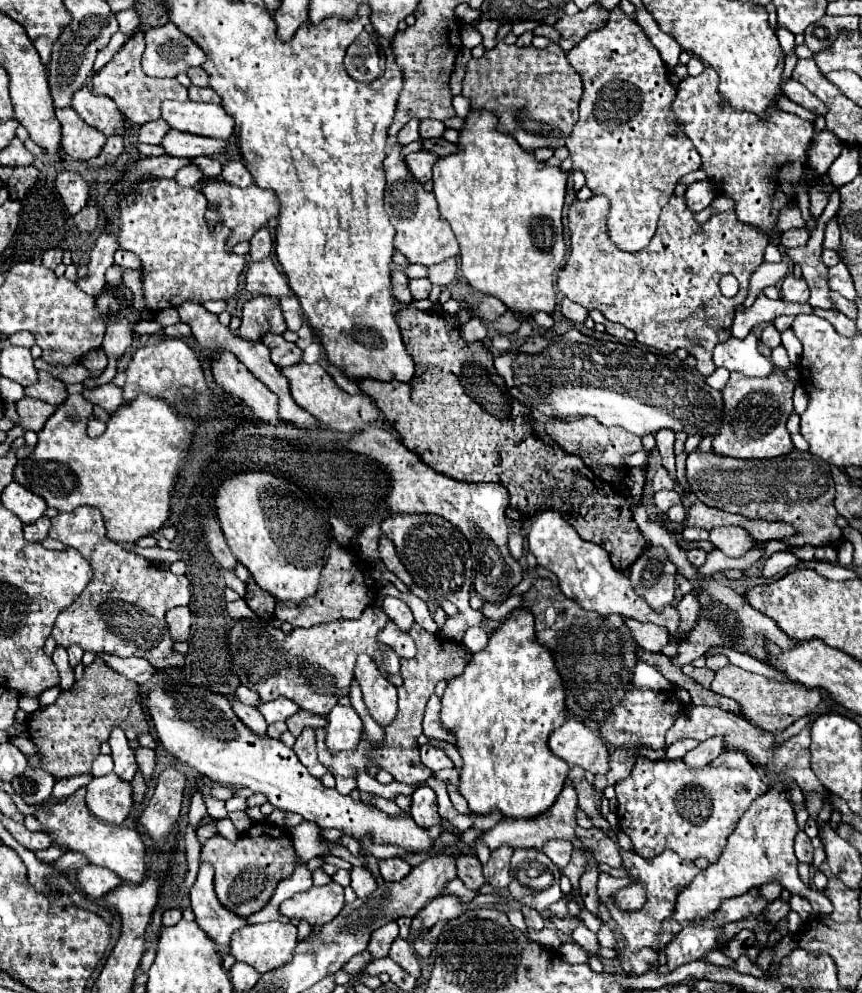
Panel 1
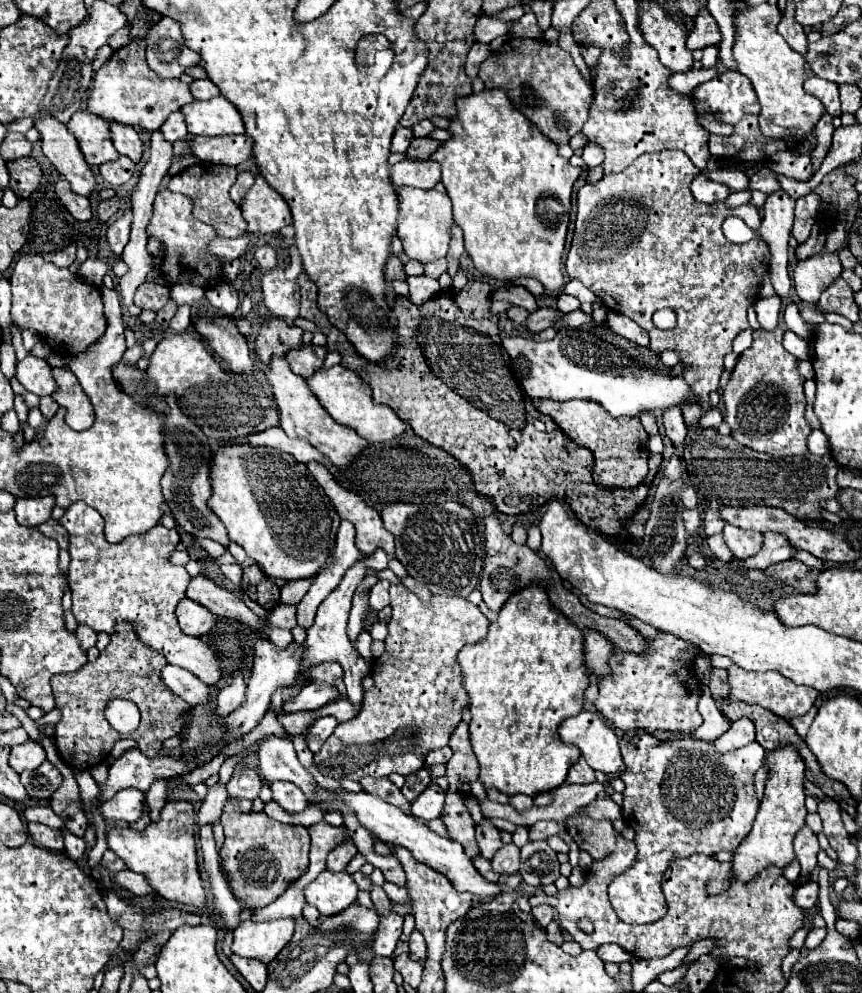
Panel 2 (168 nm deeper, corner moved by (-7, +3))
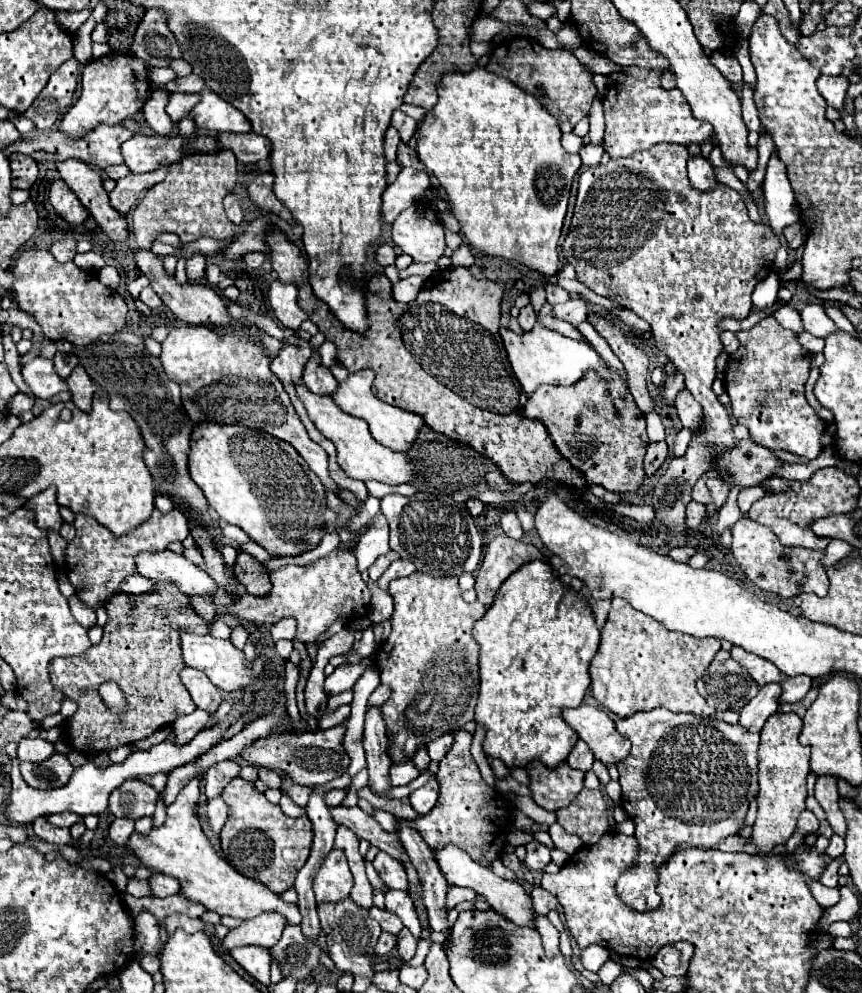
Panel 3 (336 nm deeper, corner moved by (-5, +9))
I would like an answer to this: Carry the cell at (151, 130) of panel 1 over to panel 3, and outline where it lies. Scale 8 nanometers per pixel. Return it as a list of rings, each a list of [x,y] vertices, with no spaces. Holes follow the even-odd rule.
[[[172,94],[166,112],[172,118],[172,122],[180,122],[194,108],[194,104],[198,104],[198,100],[200,94]]]

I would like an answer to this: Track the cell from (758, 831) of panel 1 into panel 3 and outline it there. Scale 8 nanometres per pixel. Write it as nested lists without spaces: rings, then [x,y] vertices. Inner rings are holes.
[[[780,714],[770,716],[760,732],[760,792],[758,792],[758,816],[754,822],[752,842],[758,846],[760,856],[766,856],[774,846],[786,844],[786,840],[796,830],[798,816],[806,810],[806,776],[810,772],[810,748],[798,742],[802,728],[802,720],[796,714]]]

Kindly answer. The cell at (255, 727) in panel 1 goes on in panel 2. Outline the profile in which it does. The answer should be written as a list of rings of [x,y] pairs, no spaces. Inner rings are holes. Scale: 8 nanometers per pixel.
[[[274,734],[264,736],[258,746],[258,760],[258,774],[266,784],[272,784],[274,780],[290,780],[306,794],[308,802],[312,800],[316,782],[298,762],[290,738],[278,738]]]

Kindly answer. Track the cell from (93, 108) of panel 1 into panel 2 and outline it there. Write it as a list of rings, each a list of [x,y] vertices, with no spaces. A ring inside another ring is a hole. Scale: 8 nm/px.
[[[110,122],[110,136],[116,146],[116,150],[134,162],[140,162],[142,158],[142,140],[138,138],[136,130],[132,126],[122,126],[118,122]]]

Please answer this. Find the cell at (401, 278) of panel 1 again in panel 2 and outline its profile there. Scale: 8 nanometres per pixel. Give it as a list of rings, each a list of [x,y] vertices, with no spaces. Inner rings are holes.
[[[390,256],[388,258],[388,264],[386,264],[386,280],[388,282],[394,282],[394,280],[406,280],[406,272],[404,272],[404,266],[402,262],[396,258],[396,256]]]

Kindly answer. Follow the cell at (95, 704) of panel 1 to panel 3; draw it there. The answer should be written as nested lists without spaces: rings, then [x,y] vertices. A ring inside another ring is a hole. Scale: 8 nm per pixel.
[[[154,582],[154,586],[152,592],[138,596],[112,596],[106,602],[108,622],[102,642],[90,646],[82,656],[56,658],[50,664],[52,684],[78,704],[78,712],[66,722],[66,742],[86,756],[144,740],[156,730],[172,724],[178,716],[196,710],[180,680],[180,668],[186,666],[182,660],[180,630],[208,634],[208,624],[190,608],[190,596],[174,588],[174,584]],[[104,682],[116,682],[124,692],[124,714],[116,714],[102,702],[98,686]]]

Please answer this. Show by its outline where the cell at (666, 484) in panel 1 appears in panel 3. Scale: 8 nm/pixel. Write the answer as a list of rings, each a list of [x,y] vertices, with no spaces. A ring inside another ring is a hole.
[[[683,428],[678,432],[673,448],[675,457],[680,457],[685,454],[691,439],[692,433],[689,429]]]

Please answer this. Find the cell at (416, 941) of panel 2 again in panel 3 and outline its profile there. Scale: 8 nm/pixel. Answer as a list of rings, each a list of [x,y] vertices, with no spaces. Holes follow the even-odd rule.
[[[404,928],[404,930],[398,934],[398,956],[400,956],[404,962],[408,962],[408,960],[414,956],[414,952],[416,952],[416,944],[418,944],[418,940],[410,934],[408,928]]]

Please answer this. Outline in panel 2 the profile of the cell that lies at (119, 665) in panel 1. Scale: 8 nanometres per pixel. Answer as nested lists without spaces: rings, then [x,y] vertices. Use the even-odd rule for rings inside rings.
[[[166,664],[158,670],[158,676],[172,694],[180,696],[190,706],[196,706],[196,704],[202,704],[208,700],[208,684],[204,684],[202,680],[198,680],[184,668]]]

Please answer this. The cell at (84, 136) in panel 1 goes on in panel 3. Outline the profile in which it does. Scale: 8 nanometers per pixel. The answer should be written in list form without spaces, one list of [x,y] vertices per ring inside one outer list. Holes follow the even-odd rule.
[[[100,124],[94,132],[90,132],[86,138],[82,140],[70,140],[66,138],[62,132],[36,132],[36,134],[28,134],[26,138],[20,138],[18,142],[10,144],[10,148],[2,150],[6,156],[14,154],[14,152],[22,152],[22,154],[32,154],[32,152],[46,152],[46,154],[56,154],[60,156],[62,160],[68,160],[68,158],[76,158],[76,160],[82,160],[86,162],[88,166],[94,166],[96,170],[104,170],[112,164],[122,164],[122,154],[120,154],[120,146],[122,142],[126,142],[128,138],[132,136],[132,132],[124,126],[108,126],[108,124]]]

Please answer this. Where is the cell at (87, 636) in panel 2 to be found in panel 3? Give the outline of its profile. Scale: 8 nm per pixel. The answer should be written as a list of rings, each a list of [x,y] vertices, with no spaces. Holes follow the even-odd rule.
[[[76,594],[68,598],[68,604],[70,604],[72,616],[74,616],[84,628],[90,628],[90,626],[96,624],[96,612],[94,612],[92,608],[86,608],[86,604],[82,604]]]

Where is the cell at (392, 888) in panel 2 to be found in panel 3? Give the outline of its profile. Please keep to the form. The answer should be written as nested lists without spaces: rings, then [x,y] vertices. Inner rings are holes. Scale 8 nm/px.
[[[388,890],[386,892],[386,910],[396,914],[402,924],[416,936],[416,938],[422,938],[420,932],[420,922],[418,922],[418,916],[416,916],[416,910],[414,910],[414,904],[408,896],[408,892],[398,892],[398,890]]]

